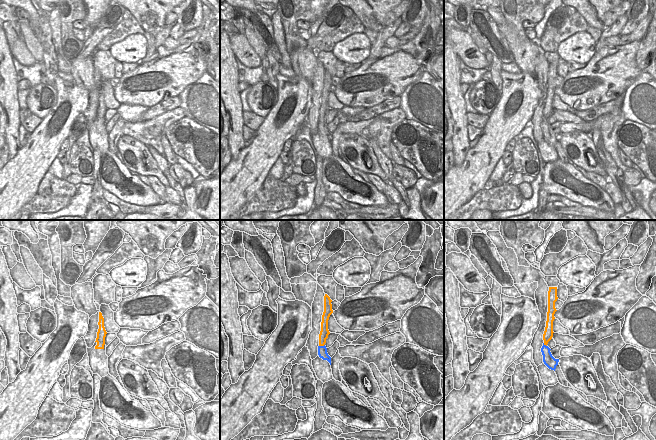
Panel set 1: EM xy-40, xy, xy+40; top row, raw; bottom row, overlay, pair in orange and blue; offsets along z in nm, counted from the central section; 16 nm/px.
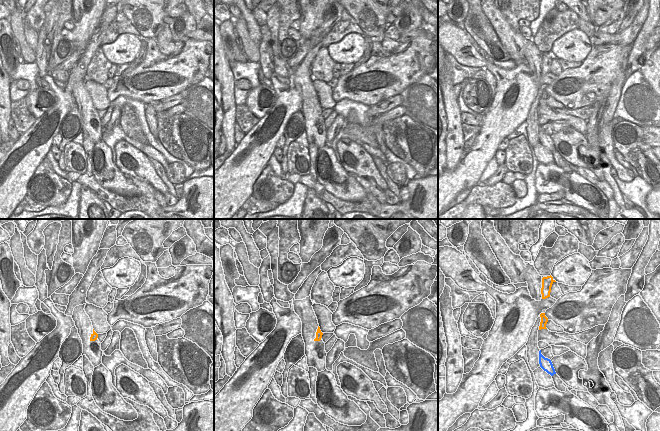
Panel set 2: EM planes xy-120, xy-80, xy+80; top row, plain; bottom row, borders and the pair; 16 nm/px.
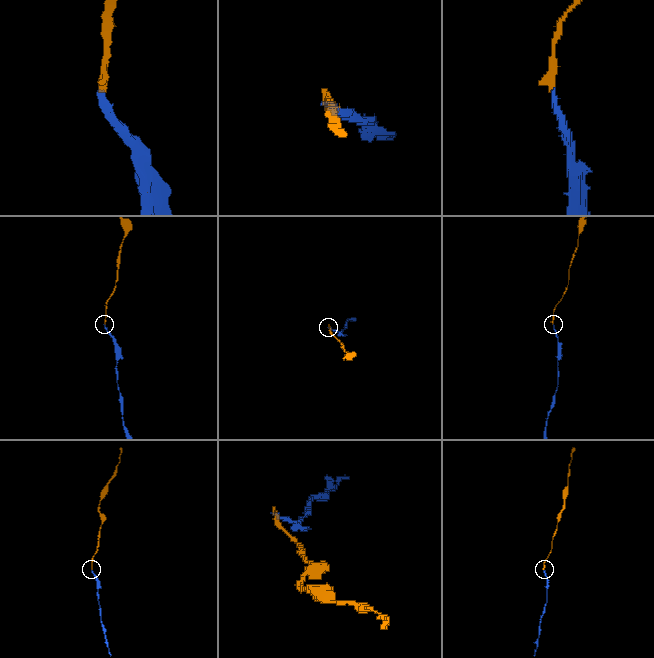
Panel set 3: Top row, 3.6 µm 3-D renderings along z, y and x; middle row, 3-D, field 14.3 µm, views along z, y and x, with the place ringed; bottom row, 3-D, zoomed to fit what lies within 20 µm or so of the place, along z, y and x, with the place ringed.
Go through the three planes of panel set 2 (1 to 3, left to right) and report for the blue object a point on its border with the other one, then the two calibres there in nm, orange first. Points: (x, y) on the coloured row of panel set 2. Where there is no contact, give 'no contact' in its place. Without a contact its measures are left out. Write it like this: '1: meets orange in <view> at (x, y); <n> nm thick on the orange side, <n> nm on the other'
1: no contact
2: no contact
3: no contact

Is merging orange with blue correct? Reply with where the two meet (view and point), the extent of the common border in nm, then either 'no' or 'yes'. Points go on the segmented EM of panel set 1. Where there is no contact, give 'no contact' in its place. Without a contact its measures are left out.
xy (321, 345) | 100 nm | yes

